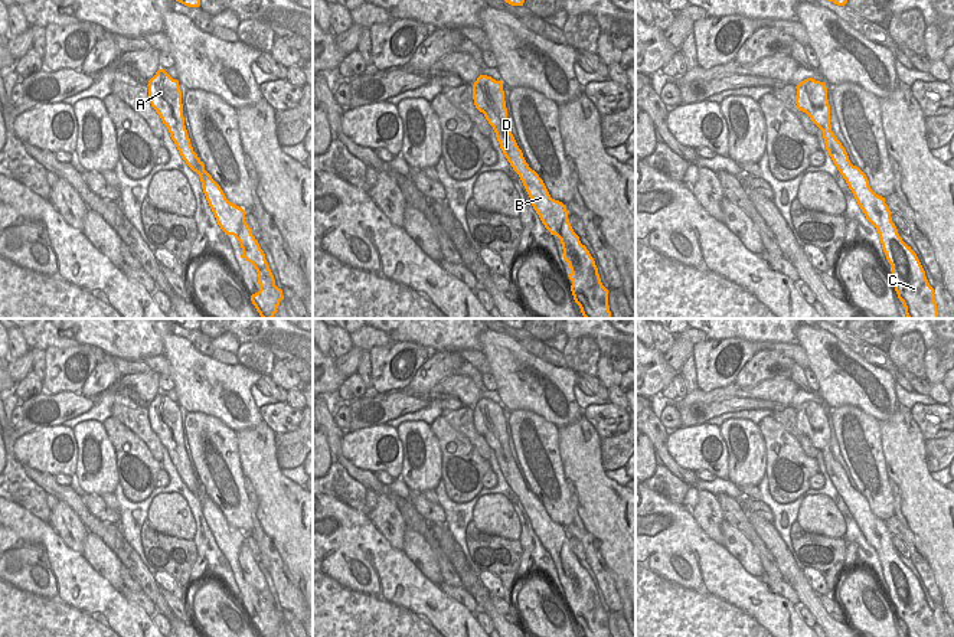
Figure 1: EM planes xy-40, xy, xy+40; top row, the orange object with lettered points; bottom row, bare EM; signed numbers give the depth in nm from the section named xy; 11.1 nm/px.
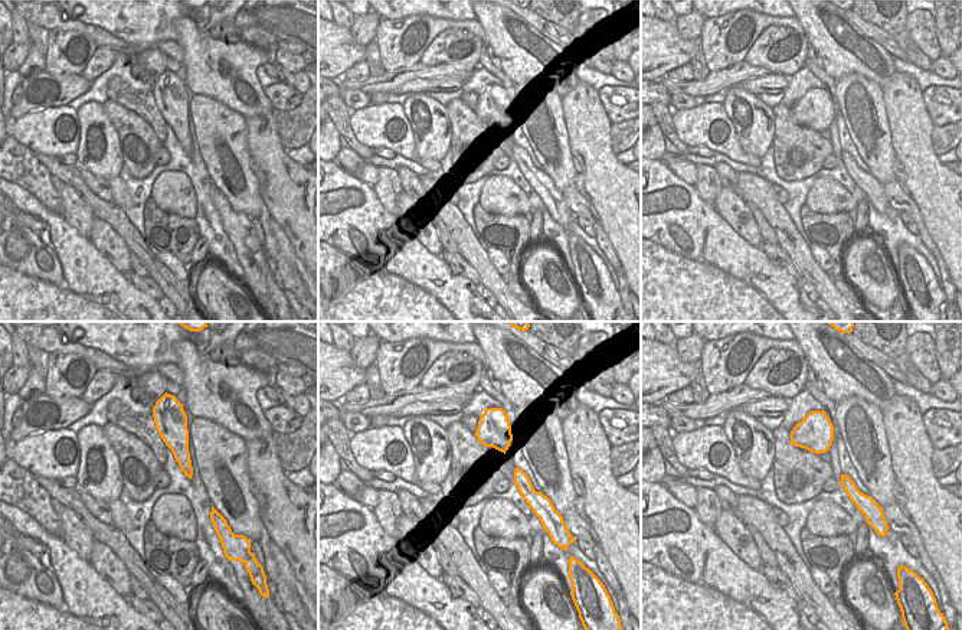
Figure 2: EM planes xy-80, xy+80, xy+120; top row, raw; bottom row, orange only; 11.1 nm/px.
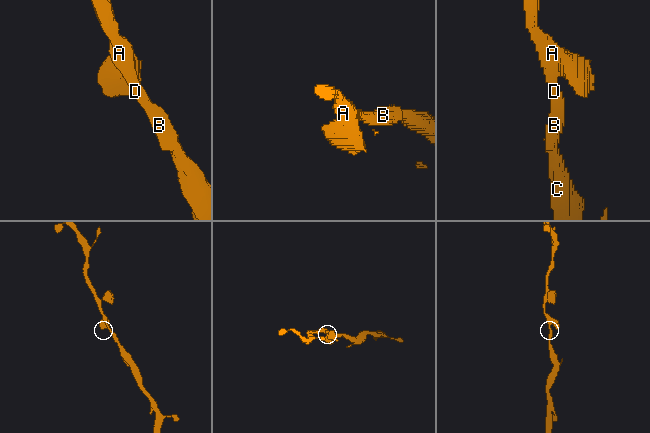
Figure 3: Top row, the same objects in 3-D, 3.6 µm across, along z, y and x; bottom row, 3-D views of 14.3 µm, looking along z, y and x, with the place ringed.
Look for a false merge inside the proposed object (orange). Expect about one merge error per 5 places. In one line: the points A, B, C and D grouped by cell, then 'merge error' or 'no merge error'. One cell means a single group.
A B C D; no merge error

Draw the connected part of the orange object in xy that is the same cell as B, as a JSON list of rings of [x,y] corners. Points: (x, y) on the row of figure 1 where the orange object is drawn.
[[[480,75],[473,85],[476,108],[493,127],[500,148],[519,174],[533,209],[550,235],[561,239],[563,259],[571,268],[571,291],[585,318],[611,318],[608,290],[602,285],[594,258],[574,232],[566,206],[550,197],[543,180],[529,167],[509,125],[503,82]]]

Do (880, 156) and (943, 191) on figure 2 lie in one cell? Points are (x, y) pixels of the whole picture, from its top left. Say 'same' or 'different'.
different

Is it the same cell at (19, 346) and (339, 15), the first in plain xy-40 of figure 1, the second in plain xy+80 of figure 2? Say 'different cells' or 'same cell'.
same cell

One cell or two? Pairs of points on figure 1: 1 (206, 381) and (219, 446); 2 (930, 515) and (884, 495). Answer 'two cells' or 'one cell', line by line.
1: two cells
2: two cells

